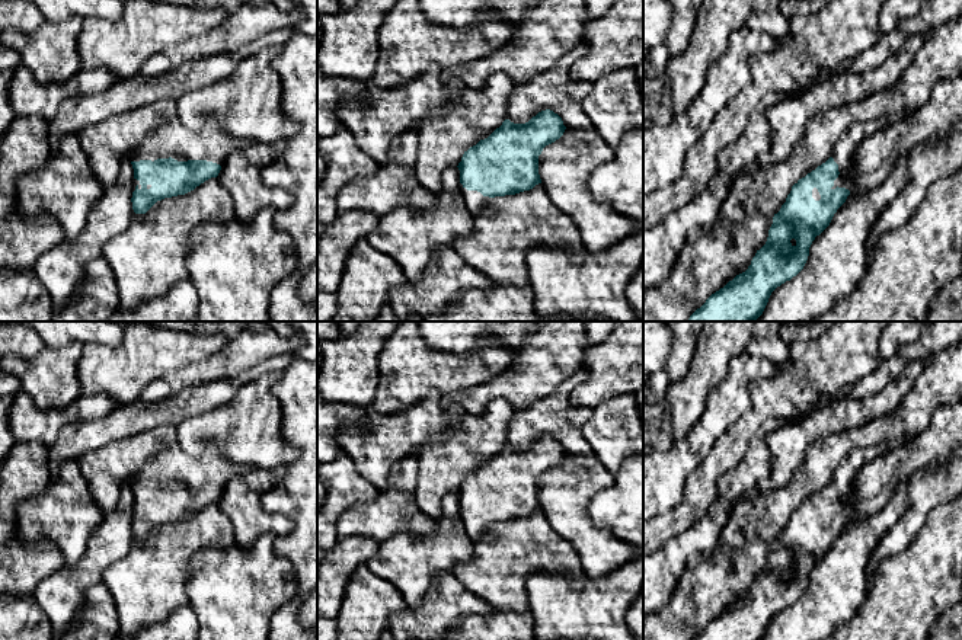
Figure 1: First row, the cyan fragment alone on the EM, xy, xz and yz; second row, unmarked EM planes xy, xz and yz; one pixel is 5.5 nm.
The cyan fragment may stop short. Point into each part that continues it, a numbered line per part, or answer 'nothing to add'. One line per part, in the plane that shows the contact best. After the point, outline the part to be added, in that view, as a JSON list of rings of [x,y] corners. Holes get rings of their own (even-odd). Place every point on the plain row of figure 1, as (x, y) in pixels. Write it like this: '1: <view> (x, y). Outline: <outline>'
1: xy (172, 464). Outline: [[[175,442],[137,470],[131,487],[172,483],[178,487],[207,486],[223,492],[227,481],[242,470],[242,465],[224,458],[210,442],[196,455],[188,454]]]

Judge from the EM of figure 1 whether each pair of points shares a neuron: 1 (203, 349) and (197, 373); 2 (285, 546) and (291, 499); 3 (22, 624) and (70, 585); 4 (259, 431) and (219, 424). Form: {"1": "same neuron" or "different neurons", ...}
{"1": "different neurons", "2": "same neuron", "3": "different neurons", "4": "same neuron"}

